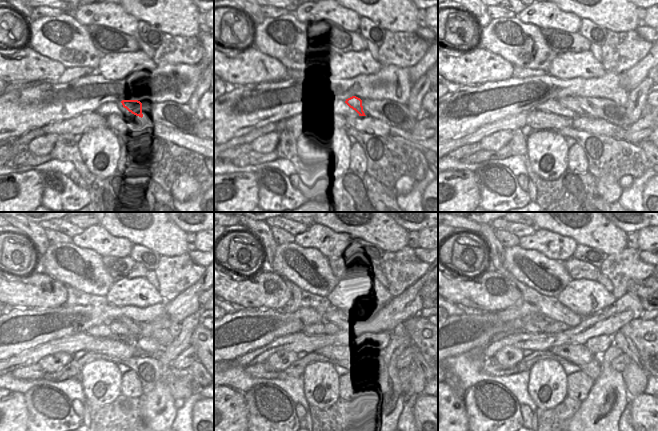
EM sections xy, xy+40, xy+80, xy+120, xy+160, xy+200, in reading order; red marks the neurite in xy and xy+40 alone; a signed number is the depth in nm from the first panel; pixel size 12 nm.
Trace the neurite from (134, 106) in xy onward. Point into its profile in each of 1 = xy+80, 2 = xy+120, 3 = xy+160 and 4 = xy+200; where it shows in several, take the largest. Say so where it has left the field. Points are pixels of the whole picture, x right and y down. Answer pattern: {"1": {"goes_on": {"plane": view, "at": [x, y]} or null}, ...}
{"1": {"goes_on": {"plane": "xy+80", "at": [571, 103]}}, "2": {"goes_on": {"plane": "xy+120", "at": [117, 329]}}, "3": {"goes_on": {"plane": "xy+160", "at": [330, 328]}}, "4": {"goes_on": {"plane": "xy+200", "at": [554, 326]}}}

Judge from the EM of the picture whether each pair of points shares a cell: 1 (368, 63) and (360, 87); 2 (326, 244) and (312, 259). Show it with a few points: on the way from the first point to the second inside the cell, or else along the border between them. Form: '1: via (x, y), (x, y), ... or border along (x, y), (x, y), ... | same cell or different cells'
1: border along (382, 67), (372, 74), (358, 74), (341, 80) | different cells
2: border along (297, 243), (302, 247), (316, 248), (327, 259) | different cells

